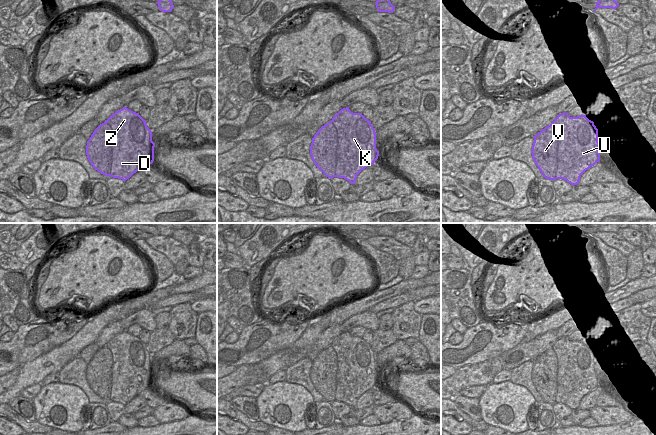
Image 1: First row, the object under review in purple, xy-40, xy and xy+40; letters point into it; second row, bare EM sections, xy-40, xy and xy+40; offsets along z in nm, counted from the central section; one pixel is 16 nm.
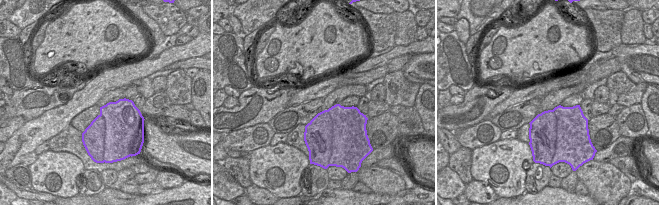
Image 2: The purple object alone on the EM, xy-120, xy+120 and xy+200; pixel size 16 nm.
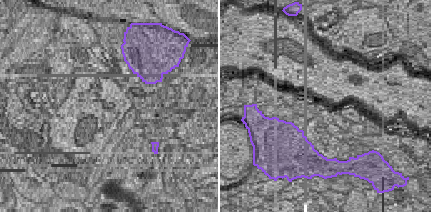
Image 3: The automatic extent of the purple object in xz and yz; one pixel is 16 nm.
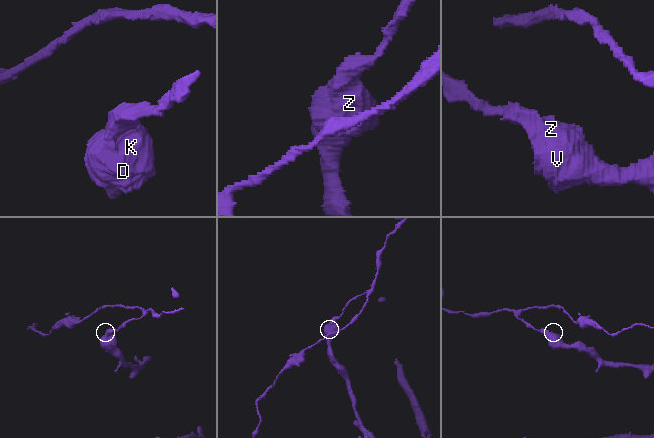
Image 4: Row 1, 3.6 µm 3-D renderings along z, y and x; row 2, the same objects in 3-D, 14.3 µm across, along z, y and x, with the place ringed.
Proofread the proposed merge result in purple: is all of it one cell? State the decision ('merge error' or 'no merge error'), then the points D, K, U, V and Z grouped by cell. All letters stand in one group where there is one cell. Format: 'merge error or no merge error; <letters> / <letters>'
merge error; D K U Z / V

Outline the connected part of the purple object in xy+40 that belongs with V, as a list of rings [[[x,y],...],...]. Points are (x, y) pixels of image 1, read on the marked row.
[[[550,124],[533,137],[532,158],[543,177],[553,181],[556,179],[558,164],[557,130],[553,124]]]

